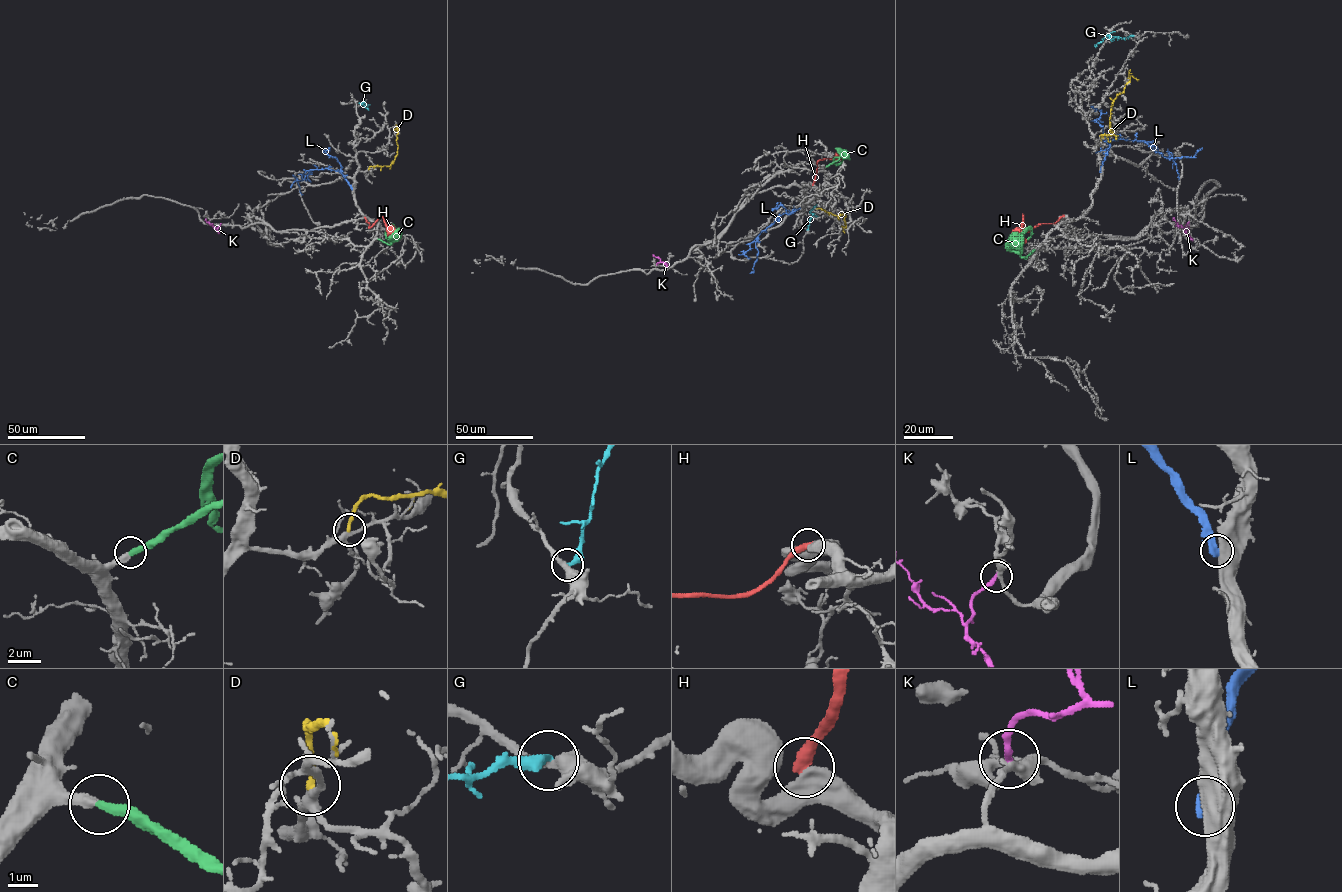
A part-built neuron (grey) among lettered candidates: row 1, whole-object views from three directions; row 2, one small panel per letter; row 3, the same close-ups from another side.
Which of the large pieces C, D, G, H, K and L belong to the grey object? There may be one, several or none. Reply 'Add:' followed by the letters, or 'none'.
Add: C

